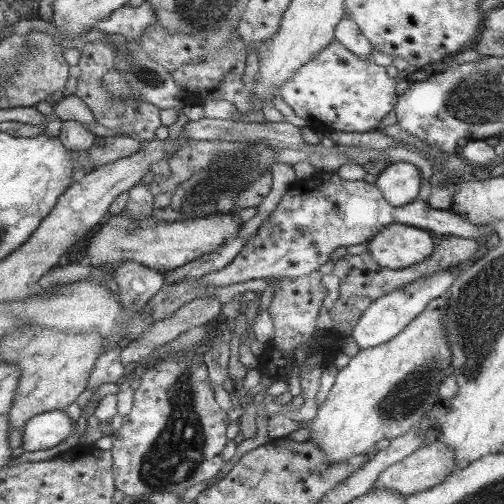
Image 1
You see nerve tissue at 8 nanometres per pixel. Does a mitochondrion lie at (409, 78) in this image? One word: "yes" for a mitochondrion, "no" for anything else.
no

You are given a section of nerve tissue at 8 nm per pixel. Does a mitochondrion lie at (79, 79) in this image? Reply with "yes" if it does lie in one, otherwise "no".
no

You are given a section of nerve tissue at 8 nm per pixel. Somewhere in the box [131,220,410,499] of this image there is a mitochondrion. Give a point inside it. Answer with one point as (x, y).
(176, 456)

